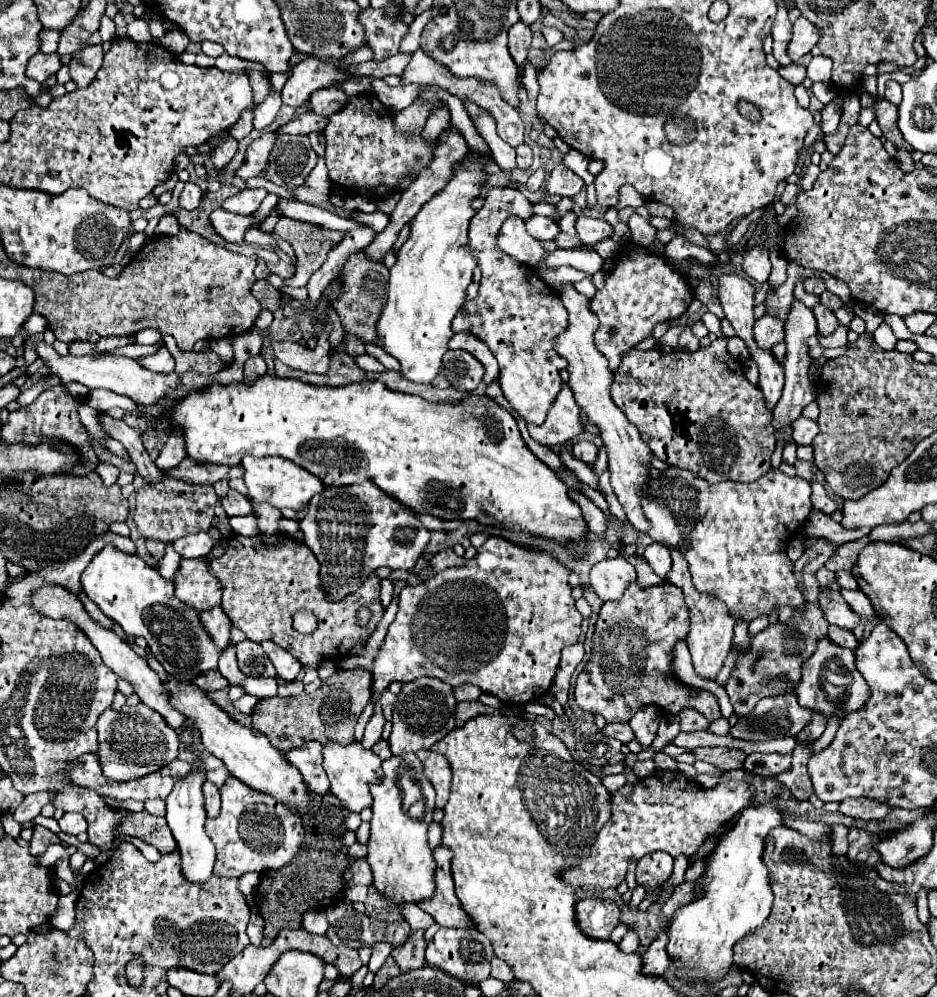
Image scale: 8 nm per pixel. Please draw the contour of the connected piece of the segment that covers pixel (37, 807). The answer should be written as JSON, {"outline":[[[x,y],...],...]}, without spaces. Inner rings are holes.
{"outline":[[[39,793],[35,799],[23,799],[23,803],[15,809],[15,813],[13,813],[13,819],[17,821],[17,823],[29,823],[29,821],[33,821],[39,813],[41,813],[41,809],[45,807],[45,805],[49,805],[49,803],[53,803],[53,793]]]}

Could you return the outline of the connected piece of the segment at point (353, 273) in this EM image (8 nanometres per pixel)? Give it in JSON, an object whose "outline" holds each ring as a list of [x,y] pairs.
{"outline":[[[359,253],[347,259],[341,279],[345,283],[345,293],[333,301],[333,309],[339,313],[345,327],[345,351],[349,355],[363,355],[365,343],[375,343],[375,321],[379,319],[381,305],[385,305],[385,285],[389,281],[389,269],[383,263],[369,261]]]}

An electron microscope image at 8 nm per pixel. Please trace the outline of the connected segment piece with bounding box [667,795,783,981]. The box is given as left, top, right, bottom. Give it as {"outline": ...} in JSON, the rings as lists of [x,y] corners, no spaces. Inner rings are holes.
{"outline":[[[773,795],[769,801],[761,805],[747,807],[739,813],[739,817],[733,821],[729,829],[725,829],[721,835],[717,835],[717,845],[707,857],[705,871],[701,877],[695,881],[697,891],[701,891],[703,897],[695,897],[689,905],[677,909],[677,915],[673,917],[673,923],[667,929],[669,935],[669,945],[667,953],[673,957],[675,965],[675,975],[687,981],[717,981],[721,975],[729,969],[733,963],[733,945],[743,939],[747,933],[755,931],[769,915],[773,907],[773,889],[769,885],[769,871],[765,869],[763,863],[763,853],[765,853],[765,837],[769,835],[771,829],[783,825],[783,809],[779,807],[781,799]]]}

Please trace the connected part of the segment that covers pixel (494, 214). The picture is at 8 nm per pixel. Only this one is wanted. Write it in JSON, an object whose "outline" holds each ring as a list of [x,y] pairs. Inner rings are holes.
{"outline":[[[491,187],[485,205],[469,223],[469,249],[483,273],[479,295],[475,301],[463,303],[453,319],[453,331],[467,329],[489,345],[499,363],[499,383],[505,399],[525,423],[543,425],[561,391],[559,371],[567,361],[553,351],[553,339],[565,329],[567,313],[555,291],[549,289],[531,267],[523,267],[517,259],[497,249],[497,229],[501,229],[501,223],[511,215],[521,219],[533,217],[531,203],[517,189]]]}

